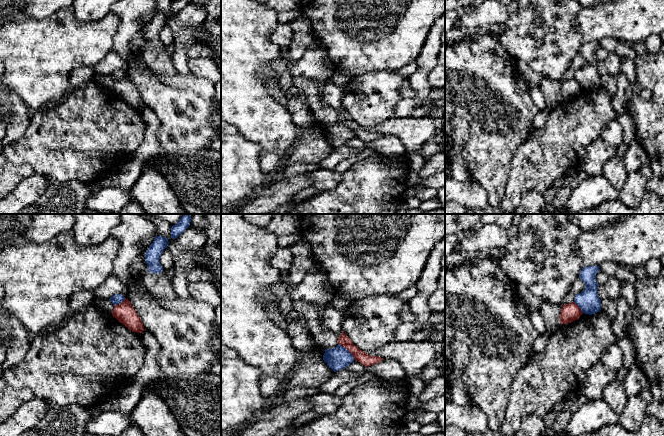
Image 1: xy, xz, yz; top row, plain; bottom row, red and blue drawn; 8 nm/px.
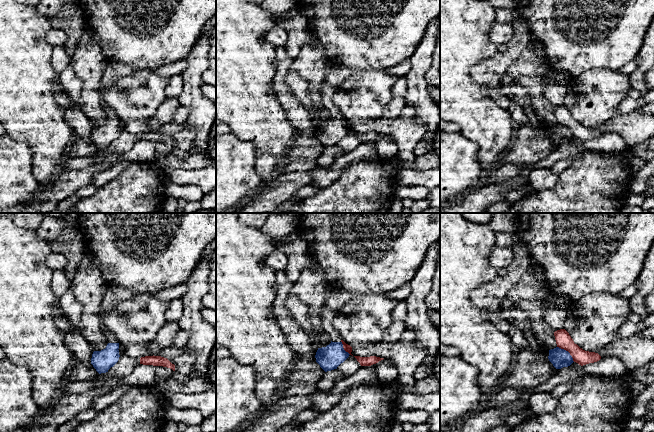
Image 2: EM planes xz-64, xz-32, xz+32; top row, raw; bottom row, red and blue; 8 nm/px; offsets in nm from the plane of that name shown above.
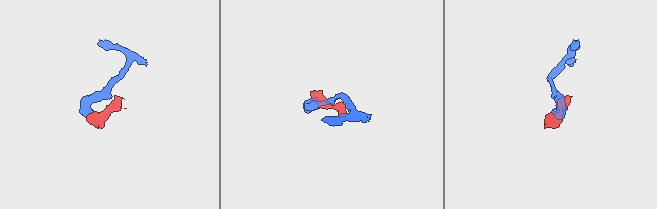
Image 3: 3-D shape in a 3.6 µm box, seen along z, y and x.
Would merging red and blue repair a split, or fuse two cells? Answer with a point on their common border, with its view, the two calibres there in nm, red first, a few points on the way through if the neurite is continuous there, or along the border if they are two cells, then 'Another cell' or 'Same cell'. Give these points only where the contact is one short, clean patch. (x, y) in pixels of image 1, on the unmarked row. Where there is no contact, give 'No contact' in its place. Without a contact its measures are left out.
Touches red at xz (348, 126). Thickness 90 nm (red) against 180 nm. Boundary: xz (339, 120), (355, 135). Another cell

